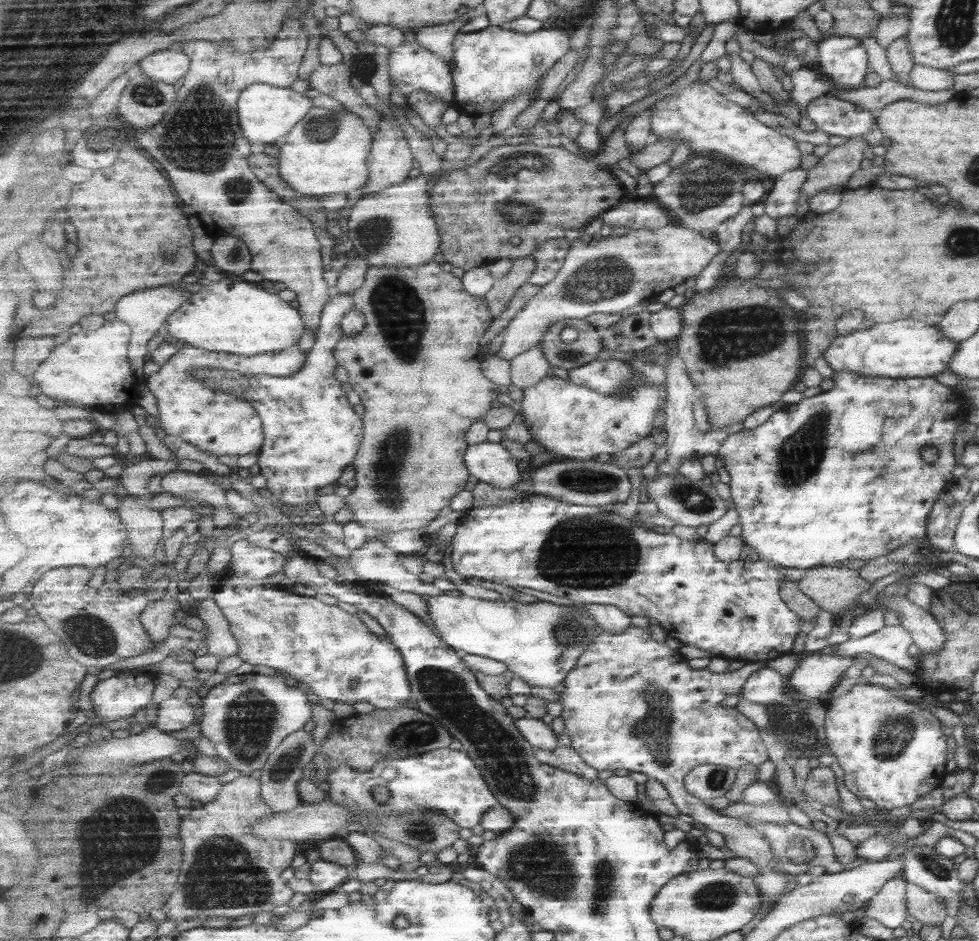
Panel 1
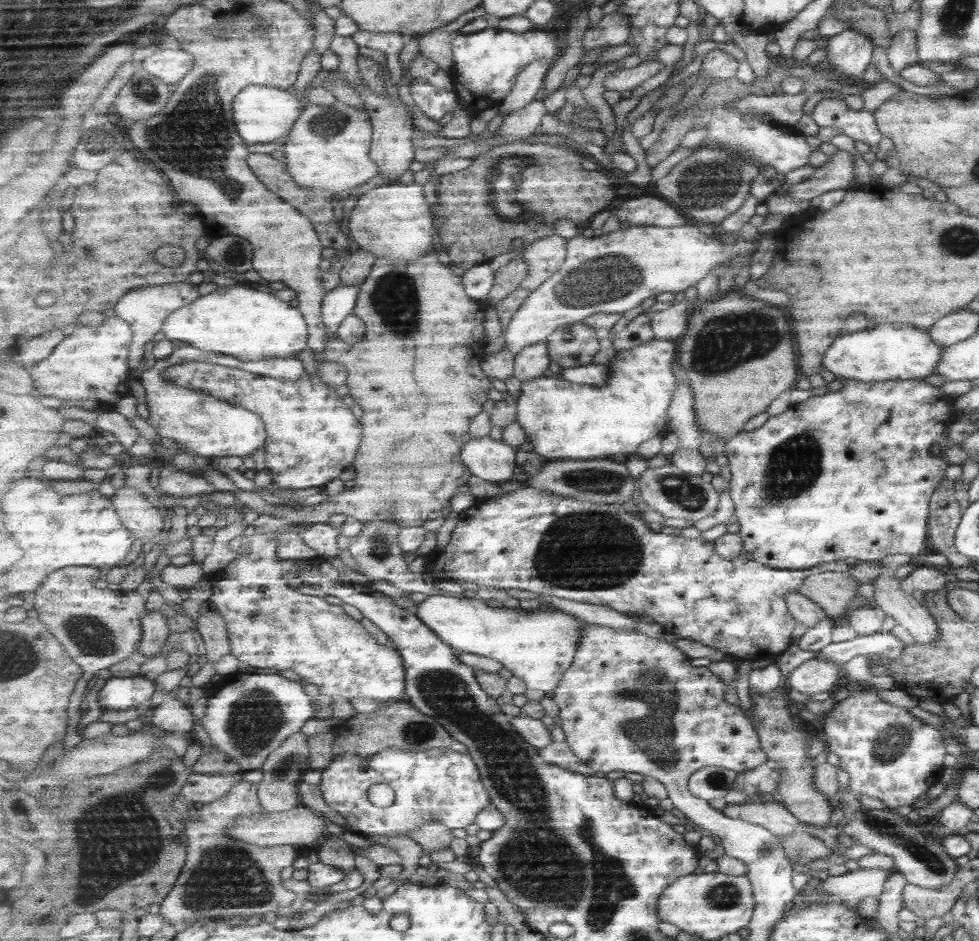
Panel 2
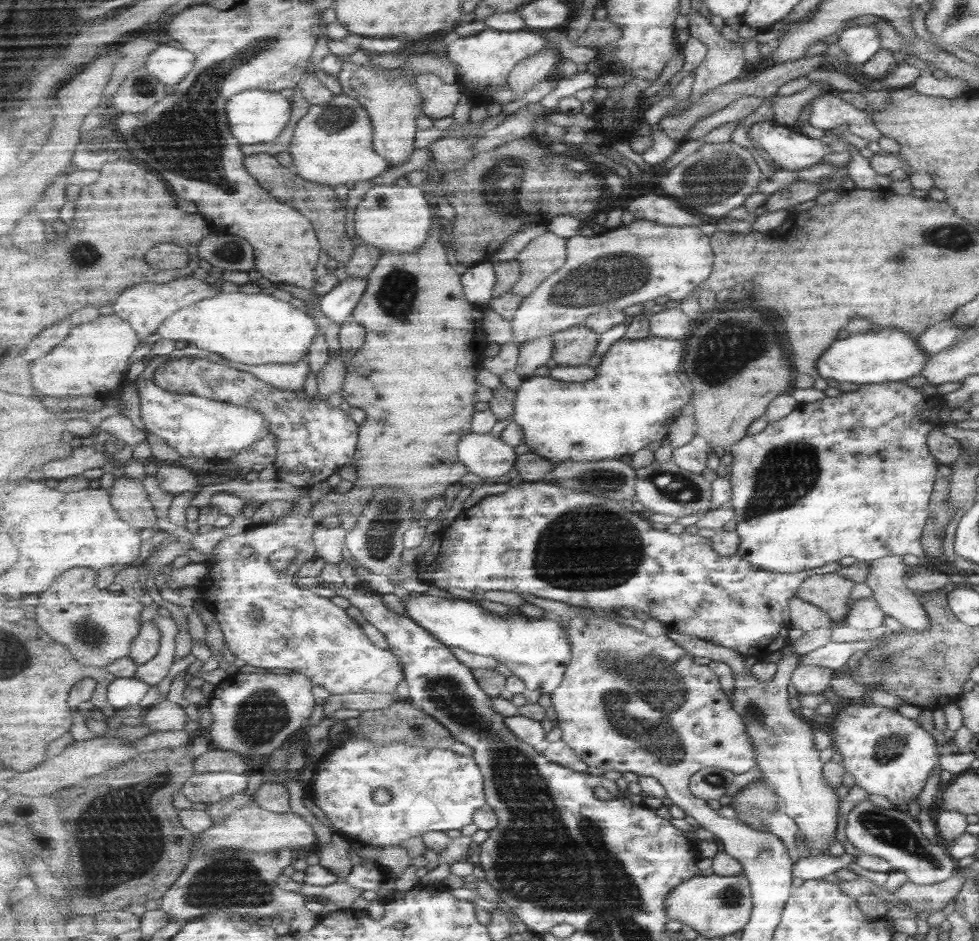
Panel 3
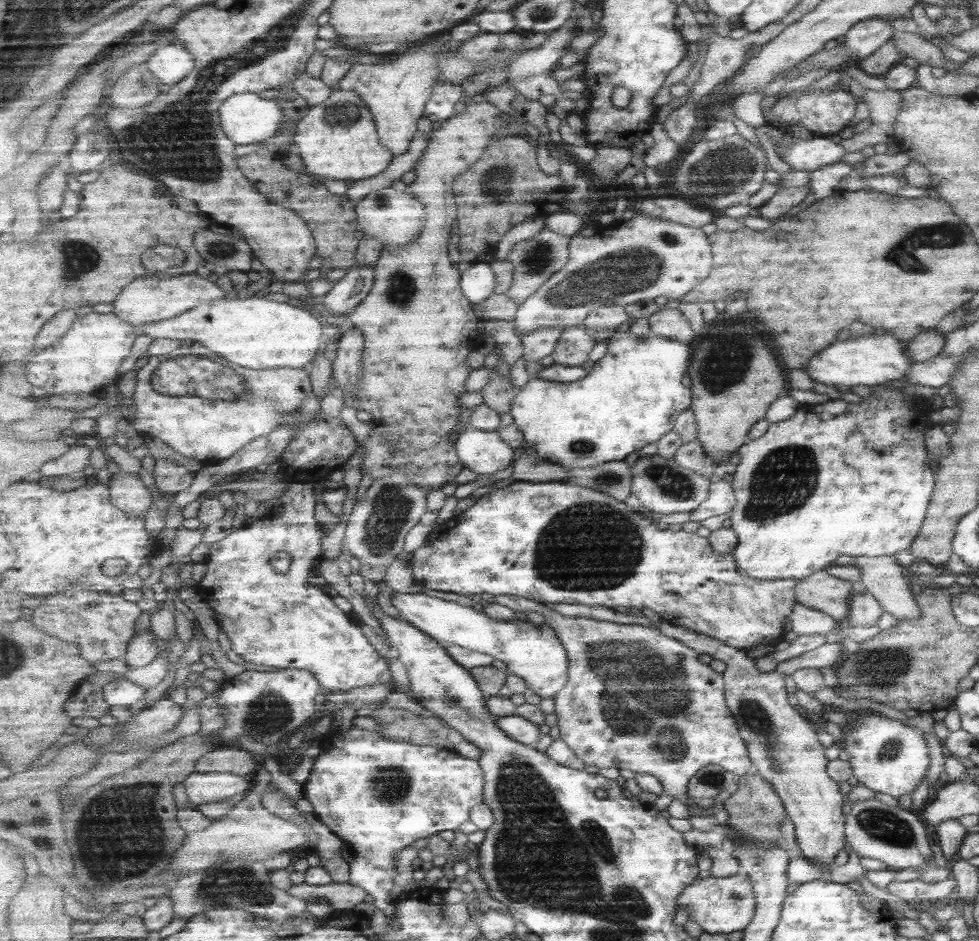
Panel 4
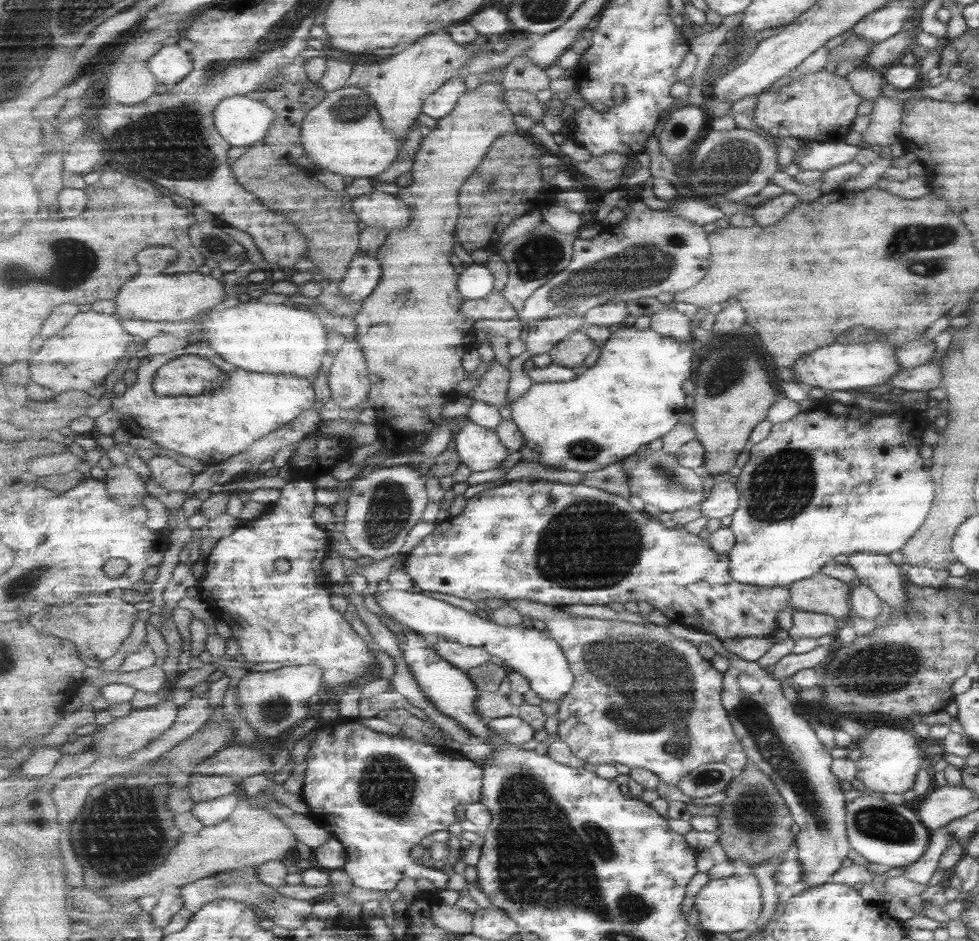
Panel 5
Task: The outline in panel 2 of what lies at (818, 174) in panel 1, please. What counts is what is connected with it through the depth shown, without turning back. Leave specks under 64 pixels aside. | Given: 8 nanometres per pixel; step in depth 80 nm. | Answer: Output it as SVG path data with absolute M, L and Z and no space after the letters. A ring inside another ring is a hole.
M838 150L819 167L804 183L785 186L785 192L793 198L810 201L812 198L832 190L849 190L856 183L854 154Z

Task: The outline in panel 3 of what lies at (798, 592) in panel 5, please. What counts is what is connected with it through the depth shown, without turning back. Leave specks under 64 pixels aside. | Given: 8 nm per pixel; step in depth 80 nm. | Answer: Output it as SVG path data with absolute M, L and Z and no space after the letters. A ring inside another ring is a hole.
M837 572L814 574L813 576L808 576L807 580L803 582L803 585L799 588L797 598L801 598L801 600L805 600L805 602L823 609L830 614L834 622L843 621L850 611L852 603L850 596L853 587L855 587L854 581Z

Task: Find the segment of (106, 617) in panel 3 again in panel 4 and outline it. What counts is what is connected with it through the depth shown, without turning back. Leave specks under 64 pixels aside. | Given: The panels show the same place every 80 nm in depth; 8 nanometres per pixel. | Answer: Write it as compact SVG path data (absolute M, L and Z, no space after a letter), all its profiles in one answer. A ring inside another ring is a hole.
M75 585L67 587L58 594L48 596L47 600L33 611L31 621L43 632L59 640L77 644L82 657L91 664L123 659L128 653L131 639L136 634L138 619L143 610L135 602L111 596L106 592L95 592Z

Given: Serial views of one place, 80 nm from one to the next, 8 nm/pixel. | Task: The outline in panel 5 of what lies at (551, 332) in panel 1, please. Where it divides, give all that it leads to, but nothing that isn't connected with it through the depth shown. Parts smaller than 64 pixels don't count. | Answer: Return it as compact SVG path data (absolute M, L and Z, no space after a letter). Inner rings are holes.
M579 330L558 342L549 354L555 364L577 368L579 364L585 362L585 358L595 350L595 347L595 342L584 330Z

